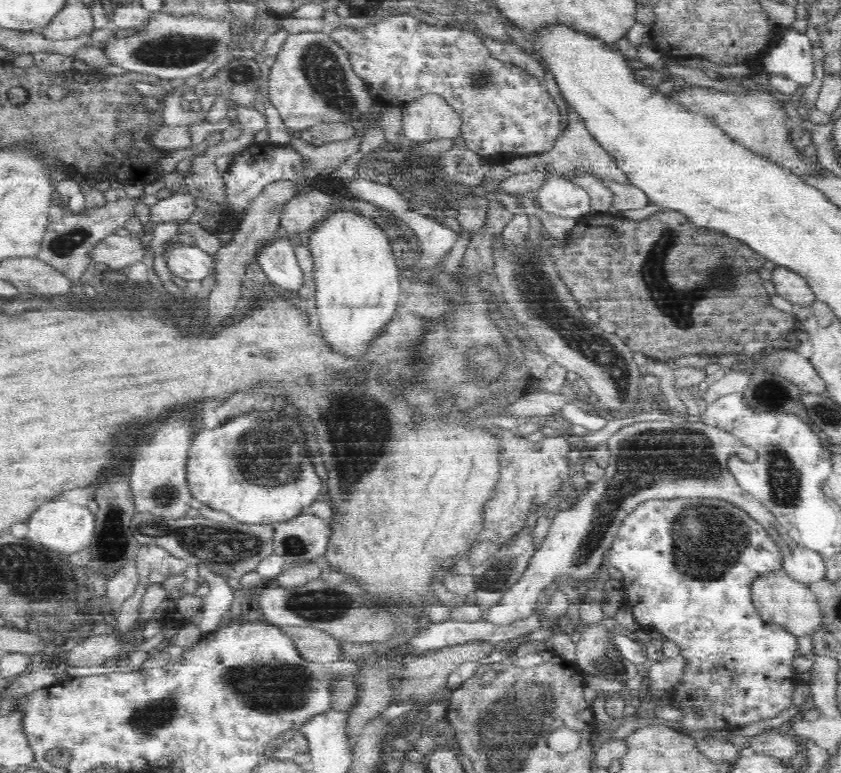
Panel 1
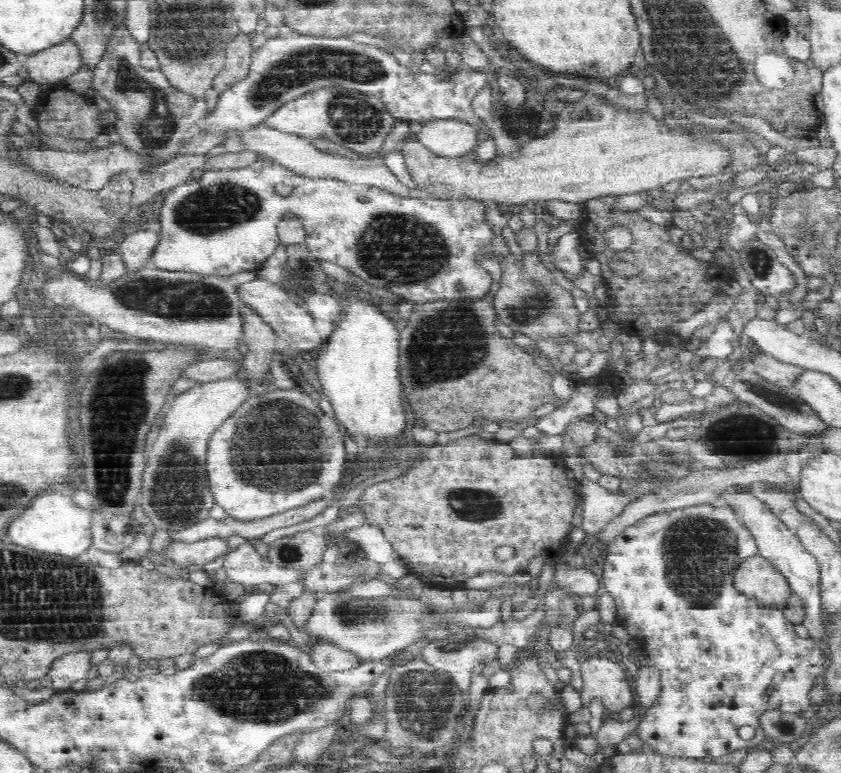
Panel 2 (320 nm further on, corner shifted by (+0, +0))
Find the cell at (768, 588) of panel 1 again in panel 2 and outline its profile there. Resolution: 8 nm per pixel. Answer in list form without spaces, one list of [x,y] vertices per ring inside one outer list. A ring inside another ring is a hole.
[[[759,555],[744,560],[735,572],[734,583],[740,592],[765,607],[784,610],[794,594],[787,578]]]

